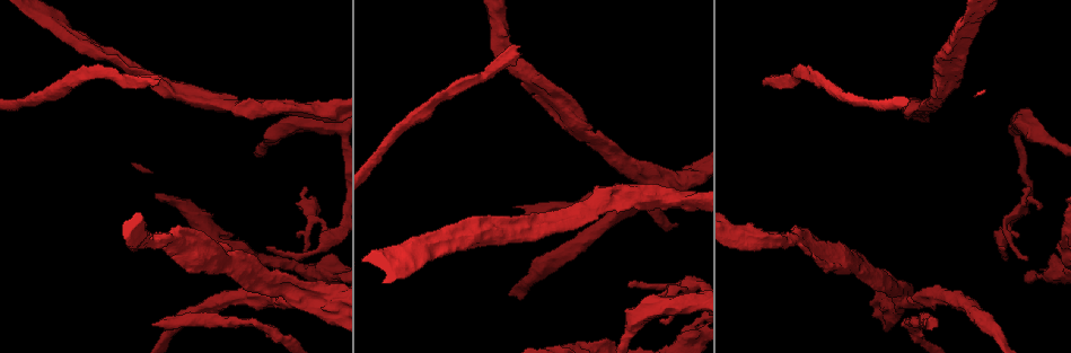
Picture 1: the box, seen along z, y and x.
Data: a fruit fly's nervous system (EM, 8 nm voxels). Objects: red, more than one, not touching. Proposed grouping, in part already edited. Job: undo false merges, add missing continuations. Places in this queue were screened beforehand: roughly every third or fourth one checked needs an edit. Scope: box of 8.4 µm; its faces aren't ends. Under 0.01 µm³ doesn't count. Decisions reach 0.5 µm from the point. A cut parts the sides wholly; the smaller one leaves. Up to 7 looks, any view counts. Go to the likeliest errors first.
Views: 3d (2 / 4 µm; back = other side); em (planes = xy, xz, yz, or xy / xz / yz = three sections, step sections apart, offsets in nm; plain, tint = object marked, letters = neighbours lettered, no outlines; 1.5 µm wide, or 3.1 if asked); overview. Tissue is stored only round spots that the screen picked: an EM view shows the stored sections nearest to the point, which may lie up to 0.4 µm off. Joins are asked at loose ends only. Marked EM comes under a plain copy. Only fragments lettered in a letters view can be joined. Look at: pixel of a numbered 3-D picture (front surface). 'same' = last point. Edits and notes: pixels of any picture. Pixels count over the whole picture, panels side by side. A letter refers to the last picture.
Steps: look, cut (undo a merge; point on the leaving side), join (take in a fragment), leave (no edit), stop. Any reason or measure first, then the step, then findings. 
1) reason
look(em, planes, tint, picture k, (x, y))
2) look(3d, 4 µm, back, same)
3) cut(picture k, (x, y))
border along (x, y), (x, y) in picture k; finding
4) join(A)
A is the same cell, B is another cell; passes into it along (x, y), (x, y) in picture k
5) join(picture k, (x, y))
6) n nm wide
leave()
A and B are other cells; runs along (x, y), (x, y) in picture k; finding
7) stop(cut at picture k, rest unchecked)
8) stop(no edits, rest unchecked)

branch stops here
look(3d, 4 µm, back, picture 1, (802, 231))

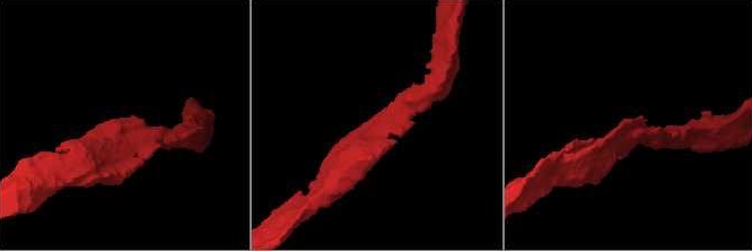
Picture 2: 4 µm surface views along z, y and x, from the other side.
arms of 280, 380 nm
look(em, planes, letters, picture 2, (109, 122))

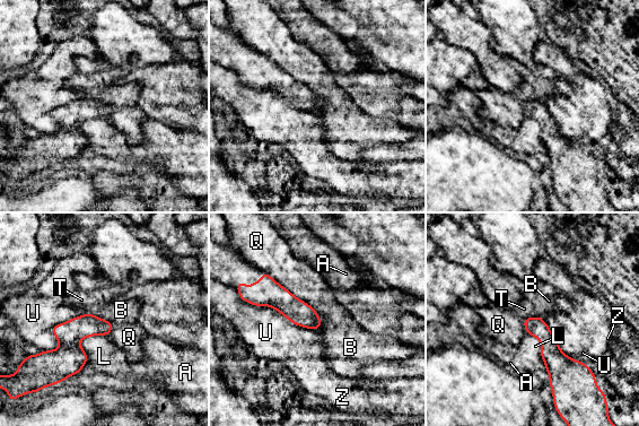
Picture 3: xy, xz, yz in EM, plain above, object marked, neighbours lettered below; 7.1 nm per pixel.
leave()
A, B, L, Q, T, U and Z are other cells; none of them fits

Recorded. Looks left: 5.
an open end
look(3d, 4 µm, picture 1, (304, 188))

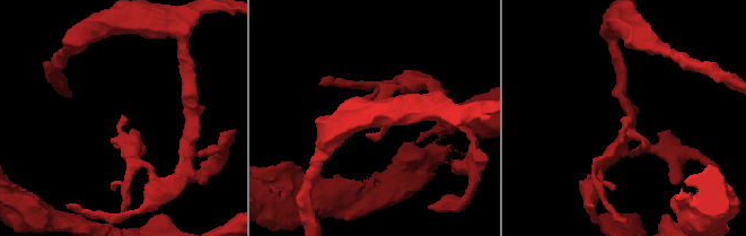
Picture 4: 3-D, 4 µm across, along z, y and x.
now the EM
look(em, planes, letters, picture 4, (124, 115))

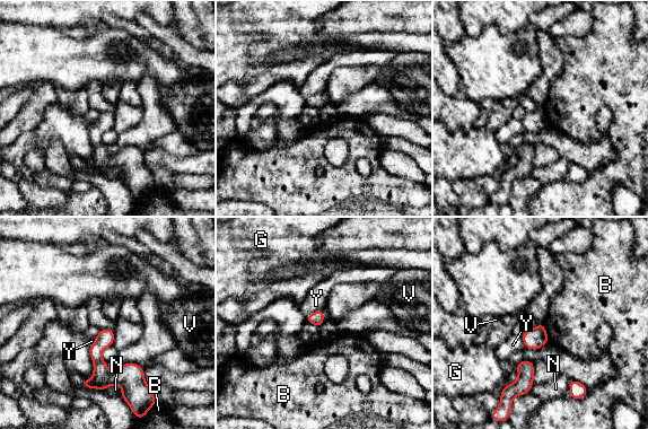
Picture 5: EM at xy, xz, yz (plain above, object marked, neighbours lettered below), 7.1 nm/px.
80 nm wide
leave()
B, G, N, V and Y are other cells; none of them fits

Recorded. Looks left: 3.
thin neck
look(3d, 2 µm, picture 1, (256, 323))

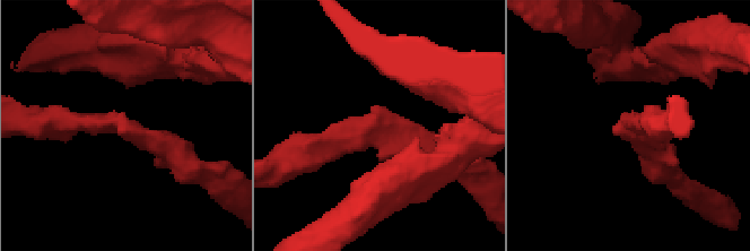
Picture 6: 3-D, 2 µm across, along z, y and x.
arms of 220, 220 nm
look(em, planes, letters, picture 6, (126, 127))

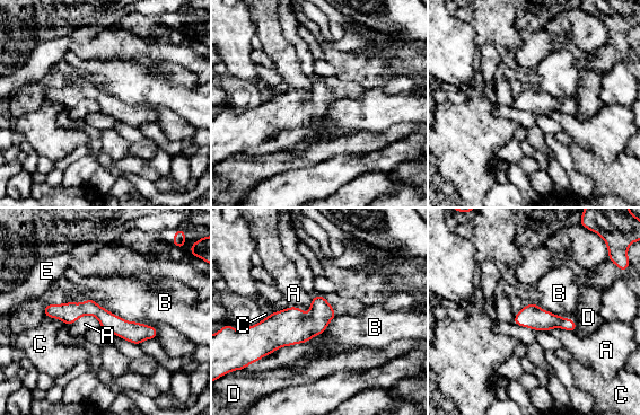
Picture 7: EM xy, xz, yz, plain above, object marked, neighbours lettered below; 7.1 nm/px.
leave()
A, B, C, D and E are other cells; border along (312, 297), (306, 315), (289, 305) in picture 7; one neuron here

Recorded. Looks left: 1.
stop(no edits, rest unchecked)

